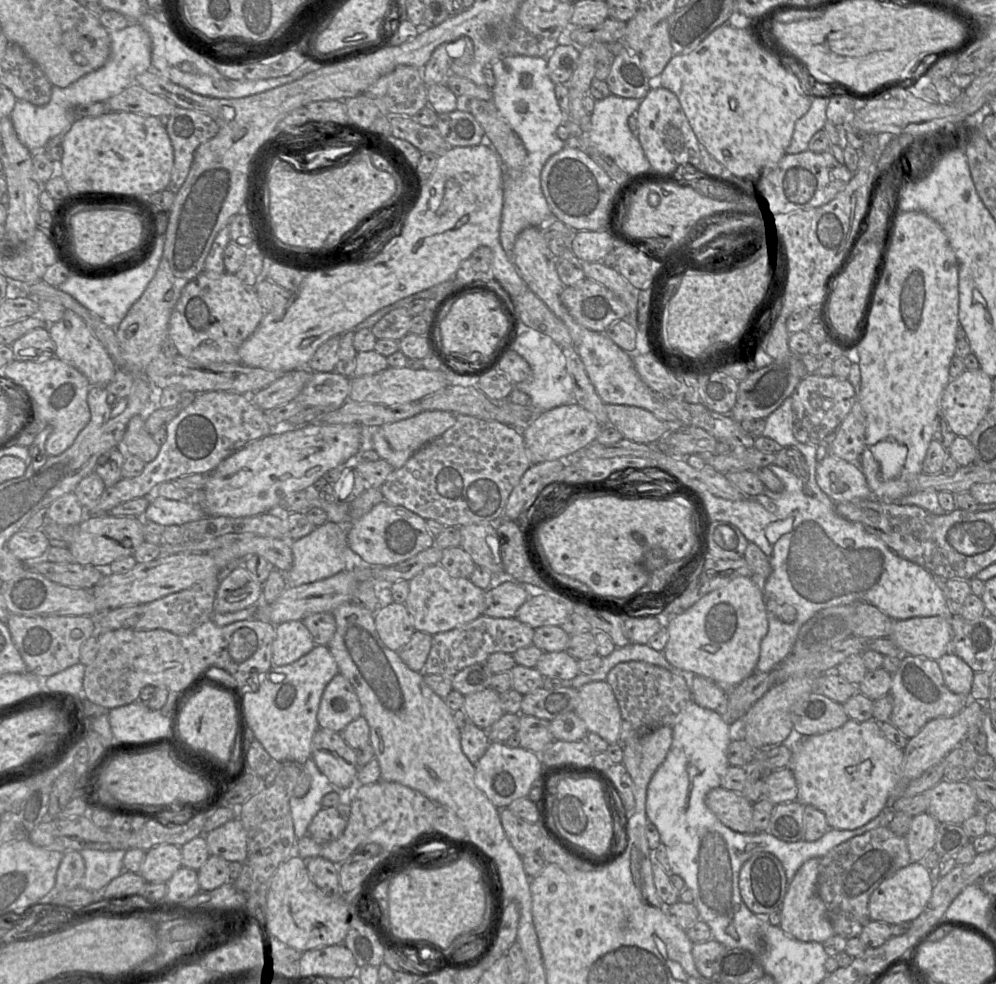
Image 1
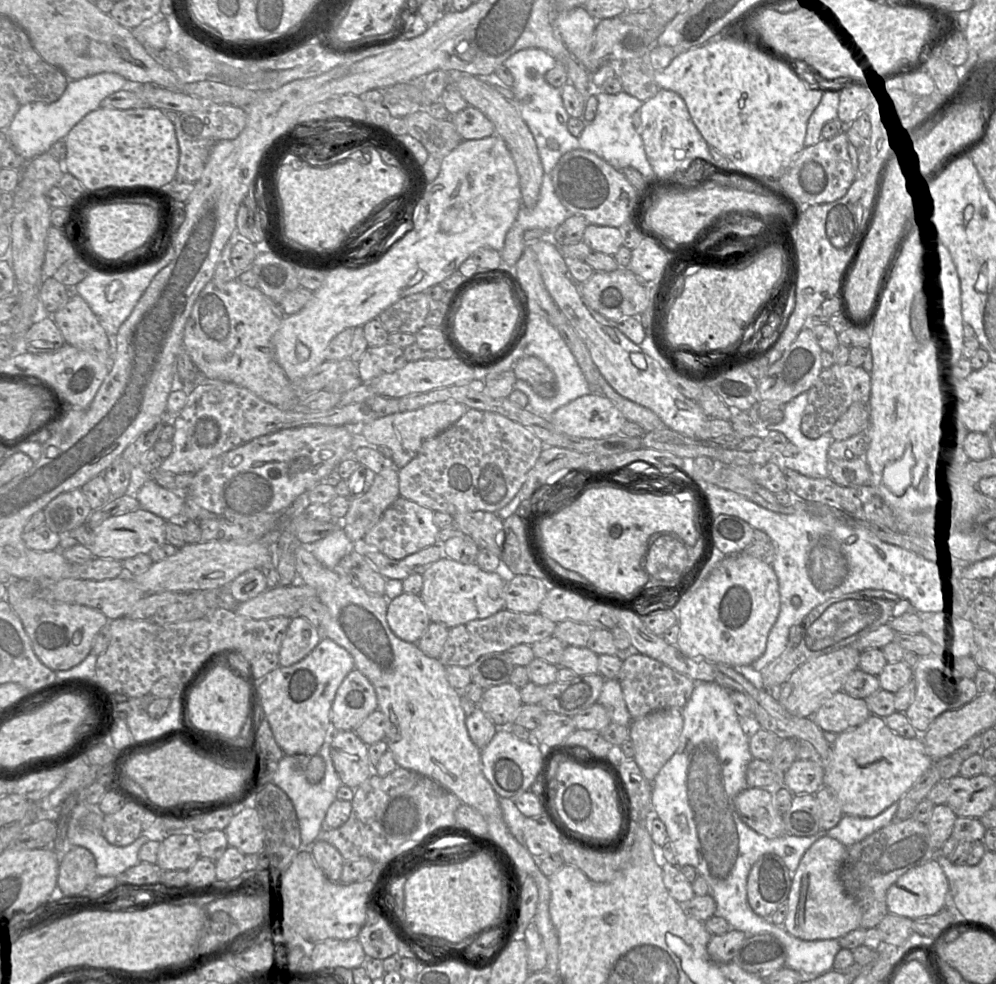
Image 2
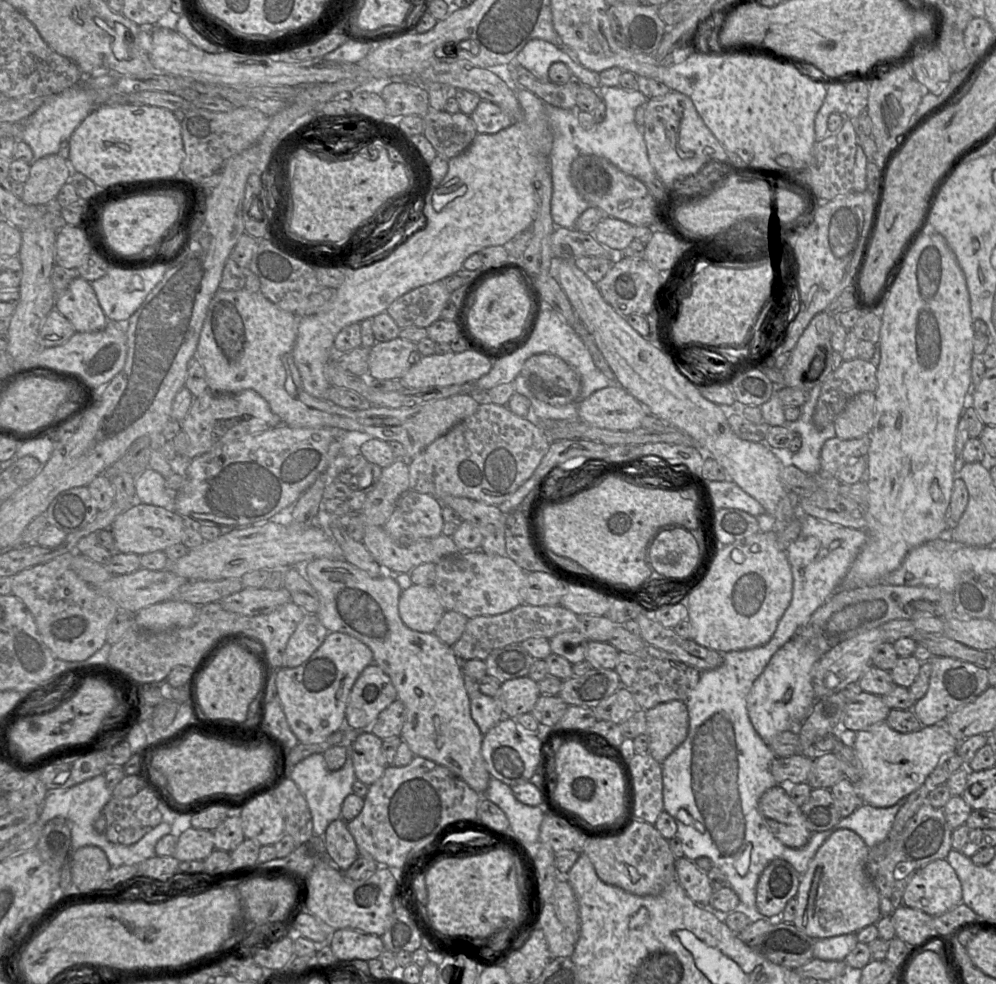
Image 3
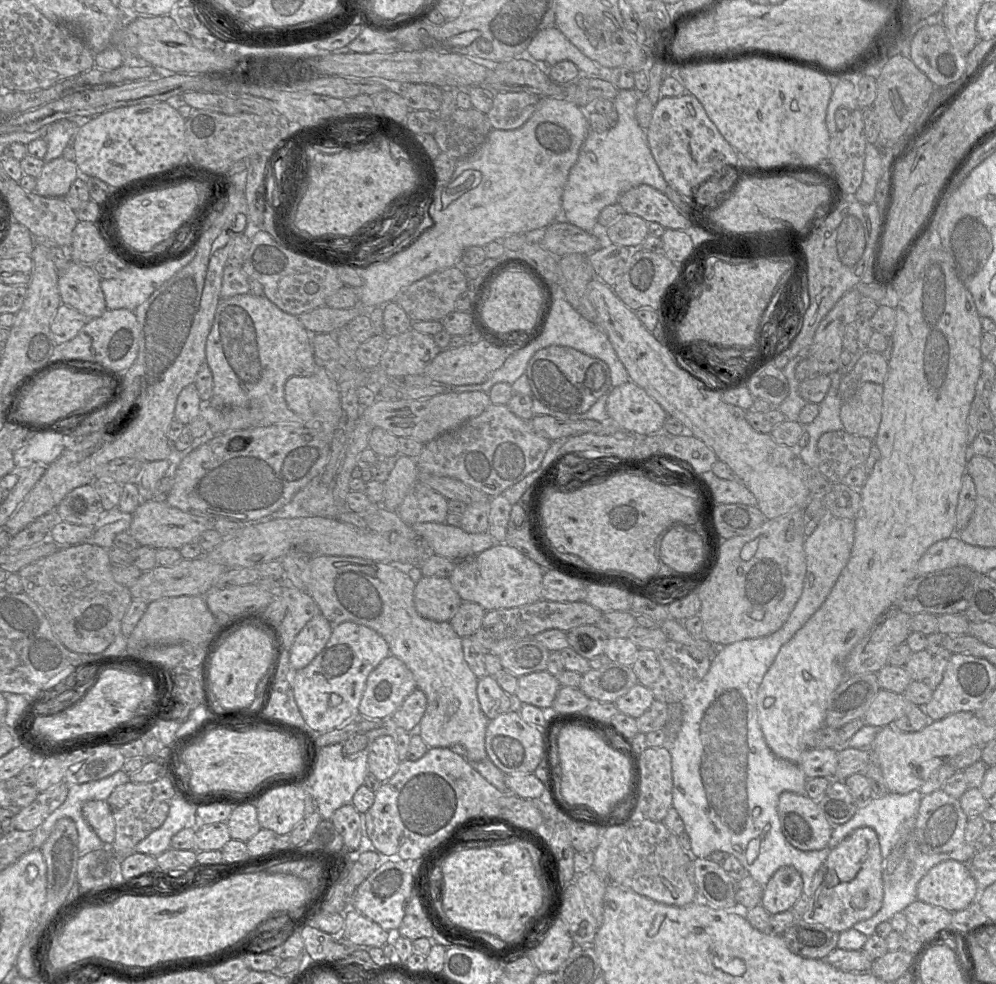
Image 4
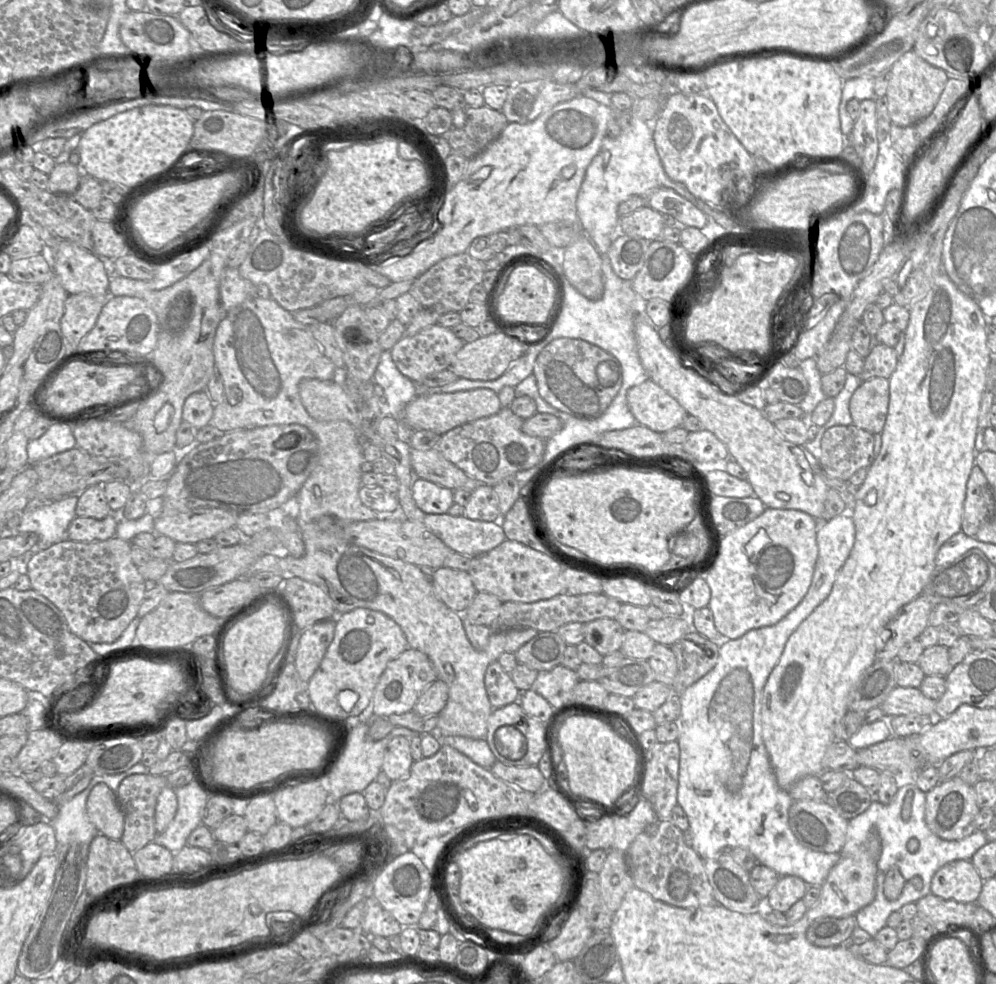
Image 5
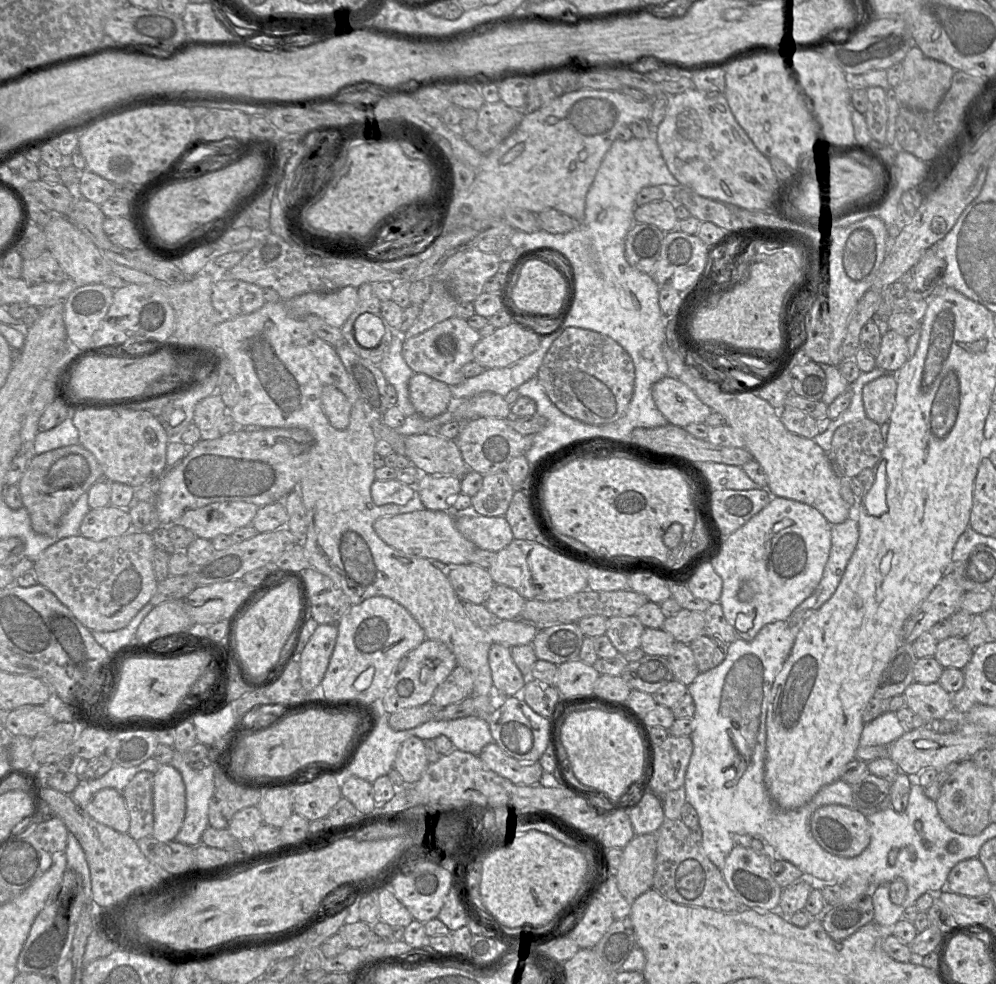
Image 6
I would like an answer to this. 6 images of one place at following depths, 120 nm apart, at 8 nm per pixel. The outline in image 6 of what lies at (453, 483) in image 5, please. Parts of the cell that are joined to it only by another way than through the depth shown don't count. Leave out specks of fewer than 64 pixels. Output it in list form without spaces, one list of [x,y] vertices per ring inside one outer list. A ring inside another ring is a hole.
[[[421,434],[406,436],[404,443],[406,456],[424,474],[462,478],[469,471],[454,439]]]

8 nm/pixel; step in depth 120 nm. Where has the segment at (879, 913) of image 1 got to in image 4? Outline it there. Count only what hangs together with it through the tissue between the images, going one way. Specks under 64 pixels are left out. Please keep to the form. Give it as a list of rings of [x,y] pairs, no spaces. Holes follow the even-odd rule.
[[[957,860],[936,864],[917,885],[917,900],[950,912],[967,908],[978,897],[979,888],[970,871],[970,864]]]

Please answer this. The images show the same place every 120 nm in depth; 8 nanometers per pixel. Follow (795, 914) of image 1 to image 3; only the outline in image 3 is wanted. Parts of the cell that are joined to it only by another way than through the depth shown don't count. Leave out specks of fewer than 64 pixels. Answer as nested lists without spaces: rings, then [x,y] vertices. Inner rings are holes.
[[[840,829],[831,834],[809,862],[807,871],[800,876],[796,894],[797,912],[793,924],[812,938],[828,938],[849,933],[876,924],[881,918],[878,890],[867,872],[869,847],[854,831]]]

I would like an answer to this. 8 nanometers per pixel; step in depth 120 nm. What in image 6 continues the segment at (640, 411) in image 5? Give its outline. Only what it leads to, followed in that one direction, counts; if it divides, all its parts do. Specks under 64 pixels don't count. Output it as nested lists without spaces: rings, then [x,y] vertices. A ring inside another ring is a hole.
[[[669,376],[653,385],[652,397],[668,423],[680,427],[703,423],[714,412],[686,384]]]

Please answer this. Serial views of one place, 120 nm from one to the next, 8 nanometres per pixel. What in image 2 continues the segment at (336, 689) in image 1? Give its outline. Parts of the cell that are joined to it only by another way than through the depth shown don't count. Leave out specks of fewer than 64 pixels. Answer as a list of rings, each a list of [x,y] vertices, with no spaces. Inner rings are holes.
[[[359,670],[347,674],[337,689],[330,711],[333,731],[354,730],[378,709],[375,689]]]

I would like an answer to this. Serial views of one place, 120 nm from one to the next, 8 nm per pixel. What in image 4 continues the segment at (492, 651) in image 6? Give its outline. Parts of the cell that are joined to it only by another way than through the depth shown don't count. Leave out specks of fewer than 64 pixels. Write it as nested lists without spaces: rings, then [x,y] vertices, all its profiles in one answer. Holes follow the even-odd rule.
[[[491,675],[480,678],[477,684],[477,696],[480,707],[488,720],[511,711],[514,701]]]

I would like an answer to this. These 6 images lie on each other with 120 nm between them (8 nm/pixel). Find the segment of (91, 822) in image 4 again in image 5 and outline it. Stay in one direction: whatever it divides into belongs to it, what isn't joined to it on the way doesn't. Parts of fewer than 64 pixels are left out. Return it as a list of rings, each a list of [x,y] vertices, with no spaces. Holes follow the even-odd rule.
[[[106,784],[96,785],[88,795],[86,812],[97,831],[104,836],[120,840],[124,831],[124,815],[116,793]]]

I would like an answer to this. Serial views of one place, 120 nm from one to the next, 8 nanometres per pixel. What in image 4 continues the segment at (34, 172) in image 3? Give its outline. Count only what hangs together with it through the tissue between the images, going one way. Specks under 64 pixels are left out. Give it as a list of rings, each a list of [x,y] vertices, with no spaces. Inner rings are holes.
[[[63,157],[45,162],[34,192],[43,197],[64,197],[77,179],[77,171],[75,161]]]

